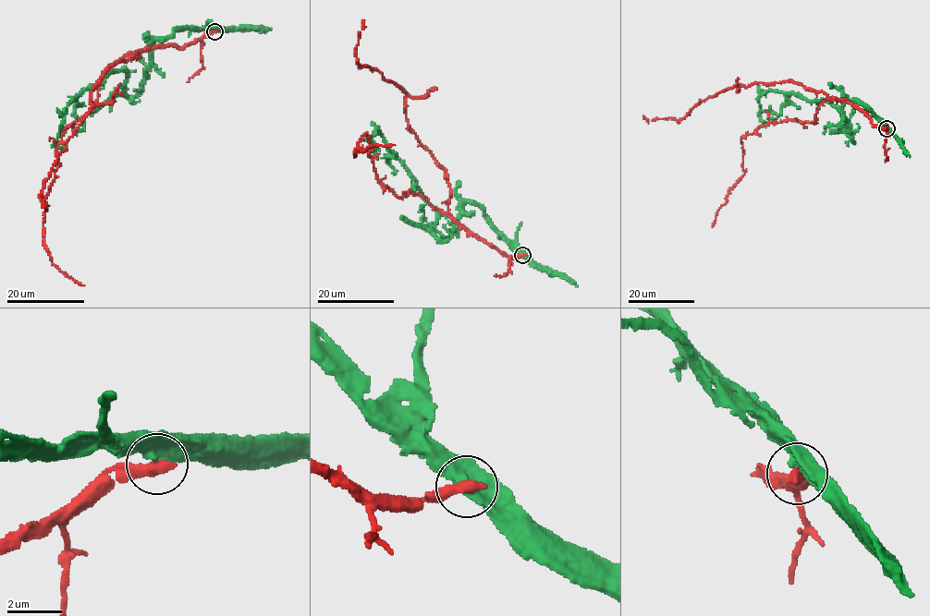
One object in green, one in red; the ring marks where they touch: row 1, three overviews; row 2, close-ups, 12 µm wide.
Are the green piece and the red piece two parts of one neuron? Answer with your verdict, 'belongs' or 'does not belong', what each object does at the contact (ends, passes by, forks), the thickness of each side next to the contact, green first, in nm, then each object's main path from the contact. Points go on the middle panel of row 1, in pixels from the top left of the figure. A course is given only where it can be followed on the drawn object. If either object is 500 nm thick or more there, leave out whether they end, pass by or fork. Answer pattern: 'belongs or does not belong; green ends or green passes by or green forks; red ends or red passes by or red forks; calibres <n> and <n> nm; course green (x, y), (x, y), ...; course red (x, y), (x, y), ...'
does not belong; calibres 650 and 480 nm; course green (522, 255), (475, 203), (463, 205), (451, 235), (438, 239), (436, 211), (376, 129), (368, 139), (379, 151); course red (522, 255), (471, 235), (410, 190), (399, 198), (378, 178), (367, 134), (355, 157), (395, 145)

